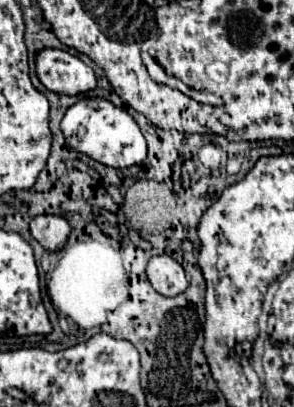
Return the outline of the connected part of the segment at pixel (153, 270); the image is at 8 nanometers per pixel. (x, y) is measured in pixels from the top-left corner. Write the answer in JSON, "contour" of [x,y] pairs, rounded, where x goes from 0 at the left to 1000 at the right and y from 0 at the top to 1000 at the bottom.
{"contour":[[[520,629],[500,649],[500,683],[554,727],[602,727],[643,703],[622,654],[582,629]]]}

